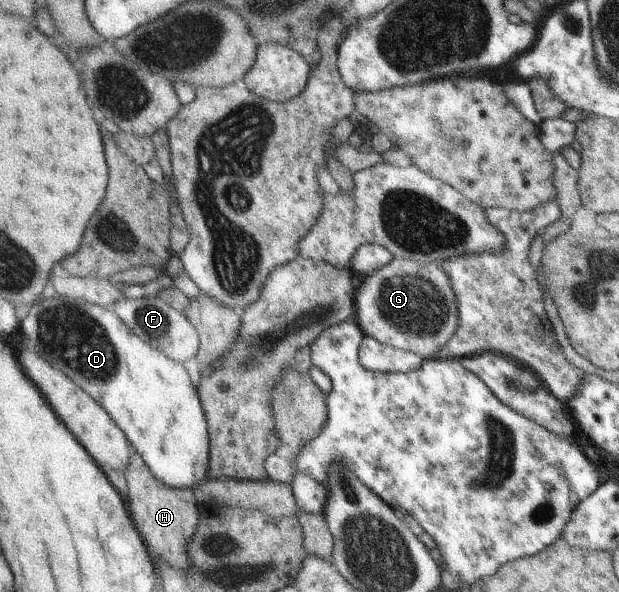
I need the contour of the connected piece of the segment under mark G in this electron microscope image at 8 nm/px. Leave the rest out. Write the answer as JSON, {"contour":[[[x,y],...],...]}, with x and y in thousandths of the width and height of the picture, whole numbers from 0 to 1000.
{"contour":[[[637,436],[624,449],[588,473],[575,497],[577,527],[574,534],[590,566],[603,568],[620,581],[630,581],[645,590],[670,595],[685,606],[704,606],[714,601],[712,591],[733,566],[738,566],[745,527],[732,473],[721,454],[706,444],[680,444],[677,439]]]}

